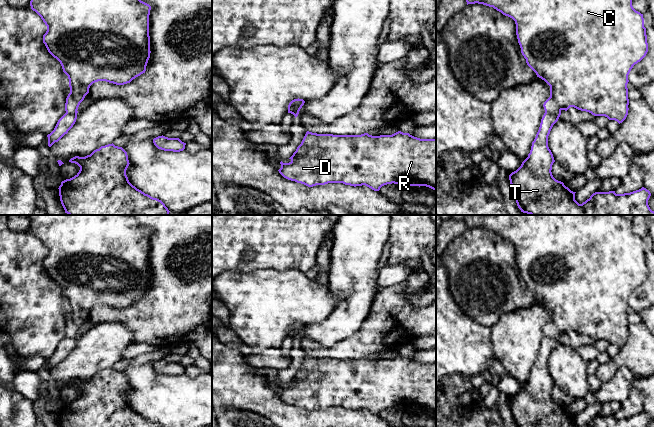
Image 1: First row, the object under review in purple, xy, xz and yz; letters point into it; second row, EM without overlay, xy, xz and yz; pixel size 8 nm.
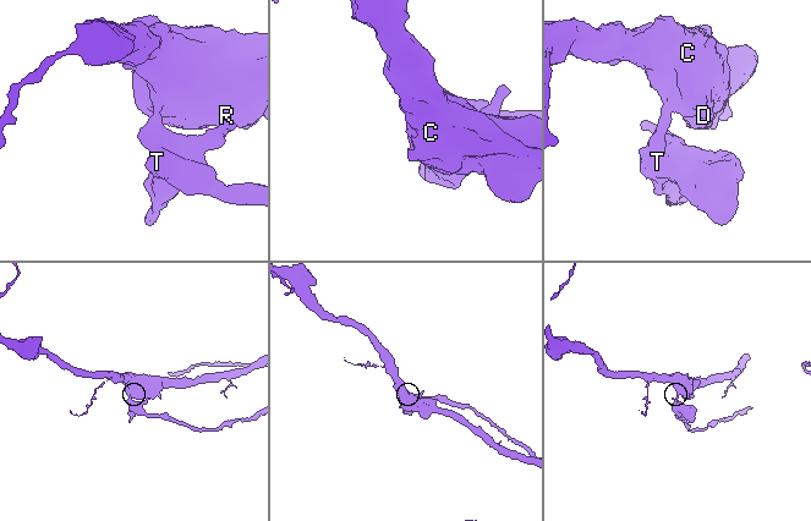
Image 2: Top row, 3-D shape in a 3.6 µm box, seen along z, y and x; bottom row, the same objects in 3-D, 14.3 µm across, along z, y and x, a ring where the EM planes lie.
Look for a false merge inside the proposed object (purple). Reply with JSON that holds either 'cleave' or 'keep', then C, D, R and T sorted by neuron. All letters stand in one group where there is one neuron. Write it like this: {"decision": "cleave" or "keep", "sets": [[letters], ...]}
{"decision": "cleave", "sets": [["C", "D", "R"], ["T"]]}

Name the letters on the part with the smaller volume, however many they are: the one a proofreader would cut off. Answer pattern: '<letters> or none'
T

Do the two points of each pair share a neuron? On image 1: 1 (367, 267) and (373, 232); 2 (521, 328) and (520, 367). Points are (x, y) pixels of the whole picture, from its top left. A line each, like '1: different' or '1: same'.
1: same
2: same

